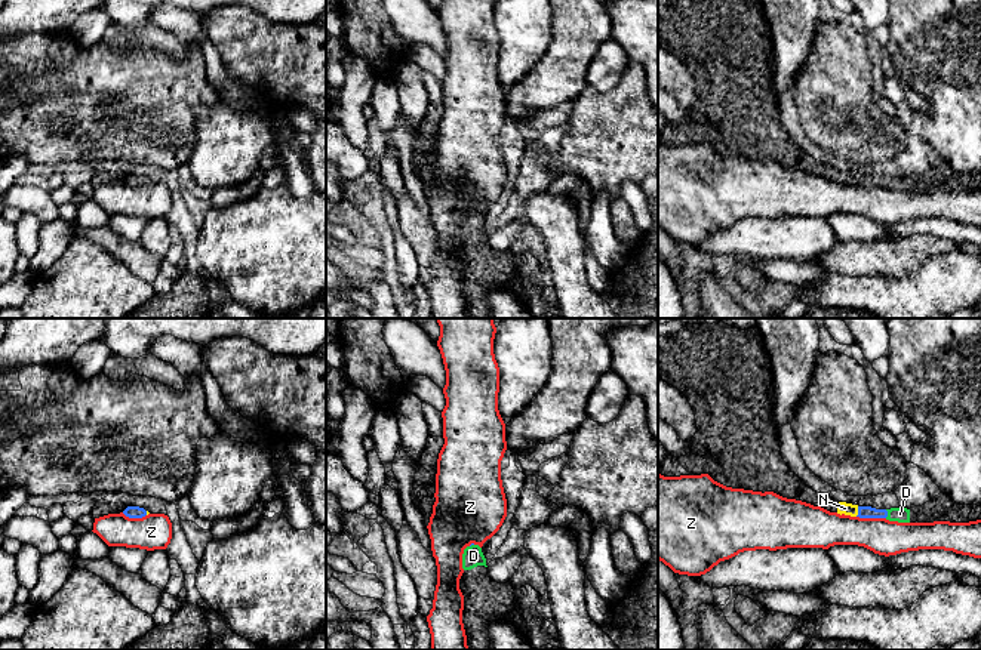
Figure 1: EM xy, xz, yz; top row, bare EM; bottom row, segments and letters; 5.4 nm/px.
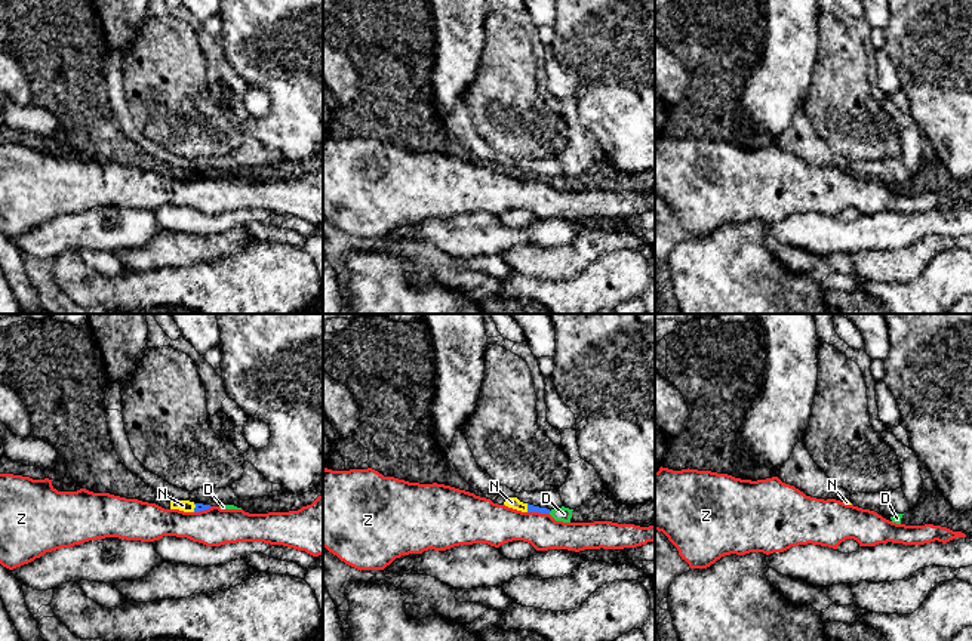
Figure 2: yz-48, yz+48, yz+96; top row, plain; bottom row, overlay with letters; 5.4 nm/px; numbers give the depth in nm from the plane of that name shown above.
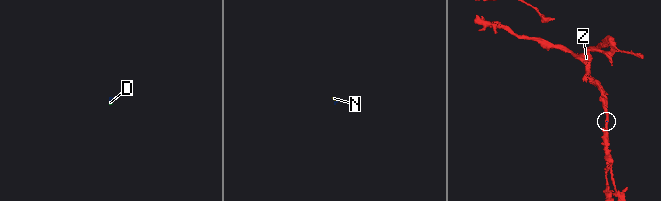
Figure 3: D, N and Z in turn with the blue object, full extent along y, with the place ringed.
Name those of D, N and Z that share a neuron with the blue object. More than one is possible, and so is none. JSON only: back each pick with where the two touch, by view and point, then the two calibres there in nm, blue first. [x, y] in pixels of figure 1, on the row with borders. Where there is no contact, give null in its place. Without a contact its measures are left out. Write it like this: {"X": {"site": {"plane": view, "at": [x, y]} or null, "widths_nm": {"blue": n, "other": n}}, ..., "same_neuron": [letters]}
{"D": {"site": {"plane": "yz", "at": [886, 514]}, "widths_nm": {"blue": 60, "other": 80}}, "N": {"site": {"plane": "yz", "at": [858, 511]}, "widths_nm": {"blue": 60, "other": 70}}, "same_neuron": ["D", "N"]}

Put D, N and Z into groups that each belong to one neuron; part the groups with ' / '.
D N / Z

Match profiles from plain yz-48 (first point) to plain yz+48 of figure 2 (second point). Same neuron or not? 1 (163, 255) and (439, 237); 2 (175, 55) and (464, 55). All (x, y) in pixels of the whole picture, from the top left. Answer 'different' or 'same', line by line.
1: different
2: different

